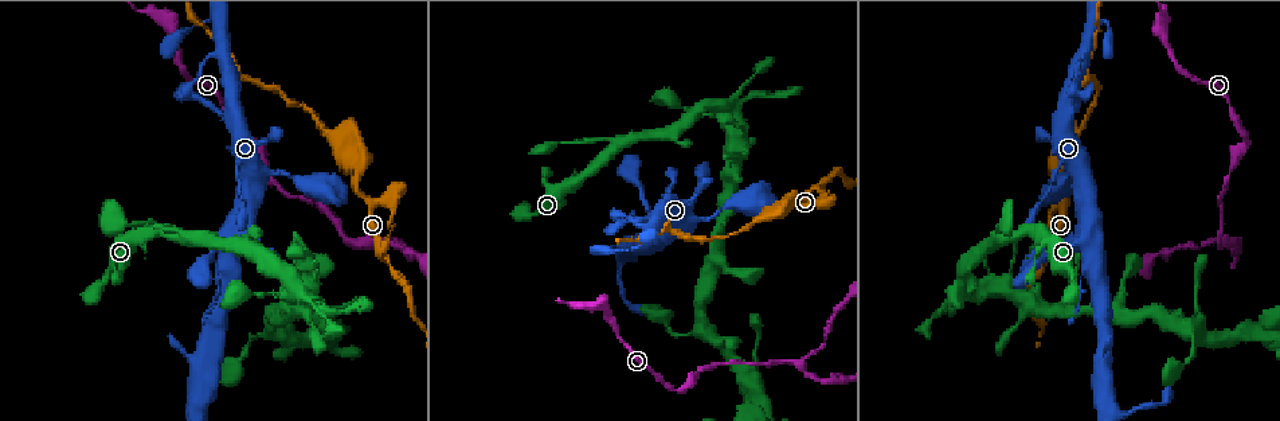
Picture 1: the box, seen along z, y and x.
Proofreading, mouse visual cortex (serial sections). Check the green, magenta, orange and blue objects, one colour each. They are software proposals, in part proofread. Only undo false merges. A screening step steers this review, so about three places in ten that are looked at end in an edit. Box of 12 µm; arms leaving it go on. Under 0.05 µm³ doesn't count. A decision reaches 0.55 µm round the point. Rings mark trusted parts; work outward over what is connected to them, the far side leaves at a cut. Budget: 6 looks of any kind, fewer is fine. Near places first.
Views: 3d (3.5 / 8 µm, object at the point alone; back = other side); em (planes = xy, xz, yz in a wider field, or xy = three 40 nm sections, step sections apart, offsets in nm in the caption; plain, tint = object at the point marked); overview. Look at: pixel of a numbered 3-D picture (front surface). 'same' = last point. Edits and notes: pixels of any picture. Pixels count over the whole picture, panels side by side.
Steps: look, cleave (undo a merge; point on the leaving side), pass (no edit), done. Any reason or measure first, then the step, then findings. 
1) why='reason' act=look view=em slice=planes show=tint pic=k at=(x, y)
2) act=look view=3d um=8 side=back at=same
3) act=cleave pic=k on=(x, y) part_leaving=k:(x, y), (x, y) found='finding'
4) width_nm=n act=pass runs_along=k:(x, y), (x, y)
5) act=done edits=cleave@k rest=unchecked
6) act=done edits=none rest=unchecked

why='three-way junction' act=look view=3d um=3.5 pic=1 at=(1222, 238)

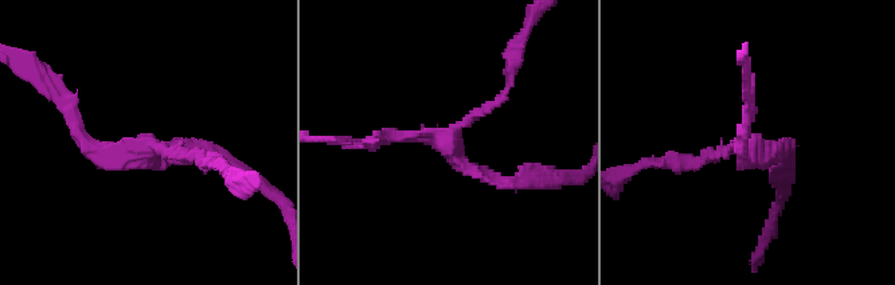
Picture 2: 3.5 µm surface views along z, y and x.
act=look view=em slice=xy step=1 show=tint pic=2 at=(448, 139)

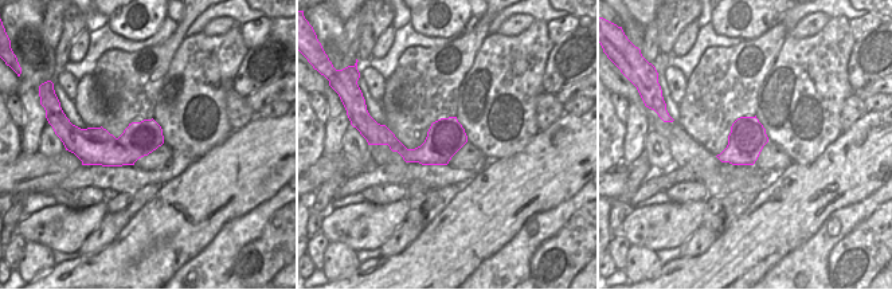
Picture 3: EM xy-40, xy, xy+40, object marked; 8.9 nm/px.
act=pass runs_along=2:(378, 140), (448, 140), (509, 81) found='continuous, no second cell'

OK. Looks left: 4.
why='a narrow waist' act=look view=3d um=8 pic=1 at=(1000, 225)

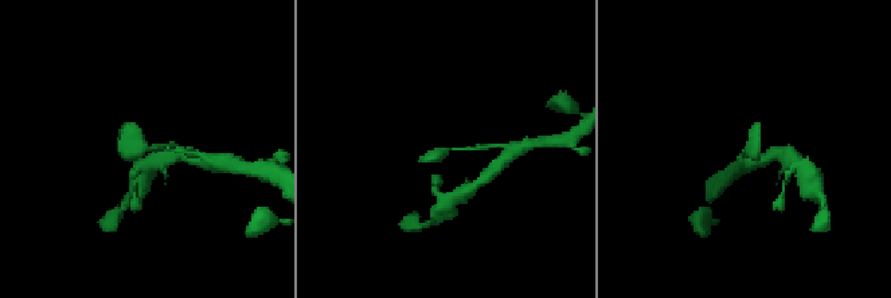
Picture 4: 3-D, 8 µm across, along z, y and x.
why='now the EM' act=look view=em slice=xy step=3 show=tint pic=4 at=(151, 146)

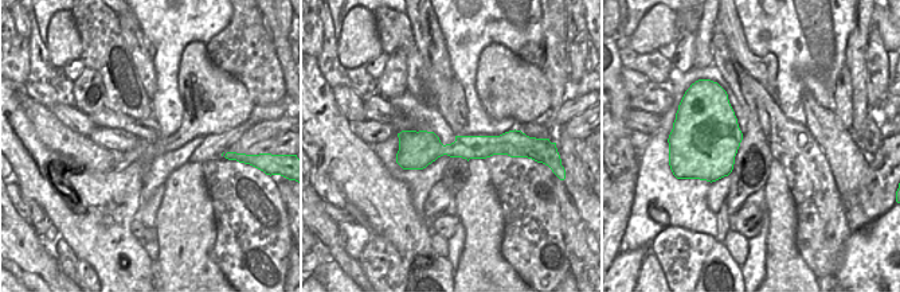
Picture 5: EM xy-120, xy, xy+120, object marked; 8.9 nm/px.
width_nm=300 act=pass runs_along=5:(509, 135), (399, 159) found='all the same cell'

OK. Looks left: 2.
act=done edits=none rest=unchecked

